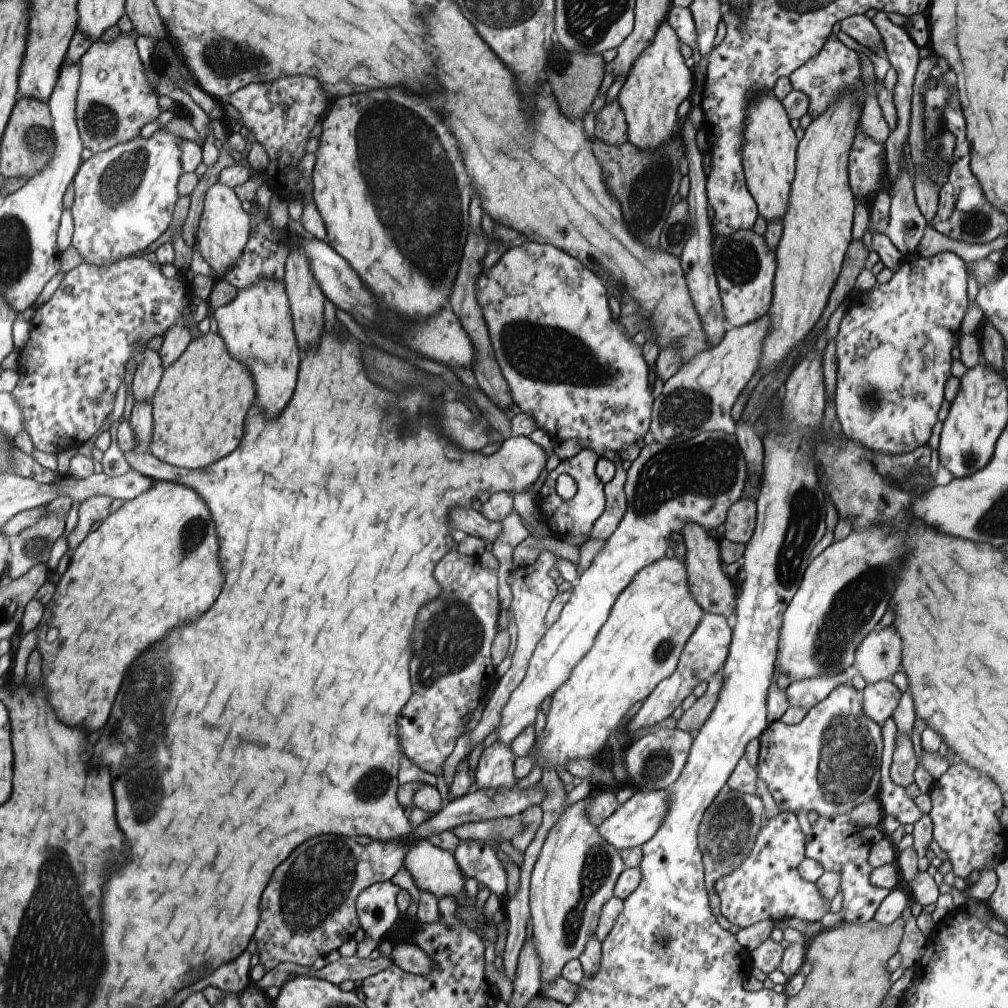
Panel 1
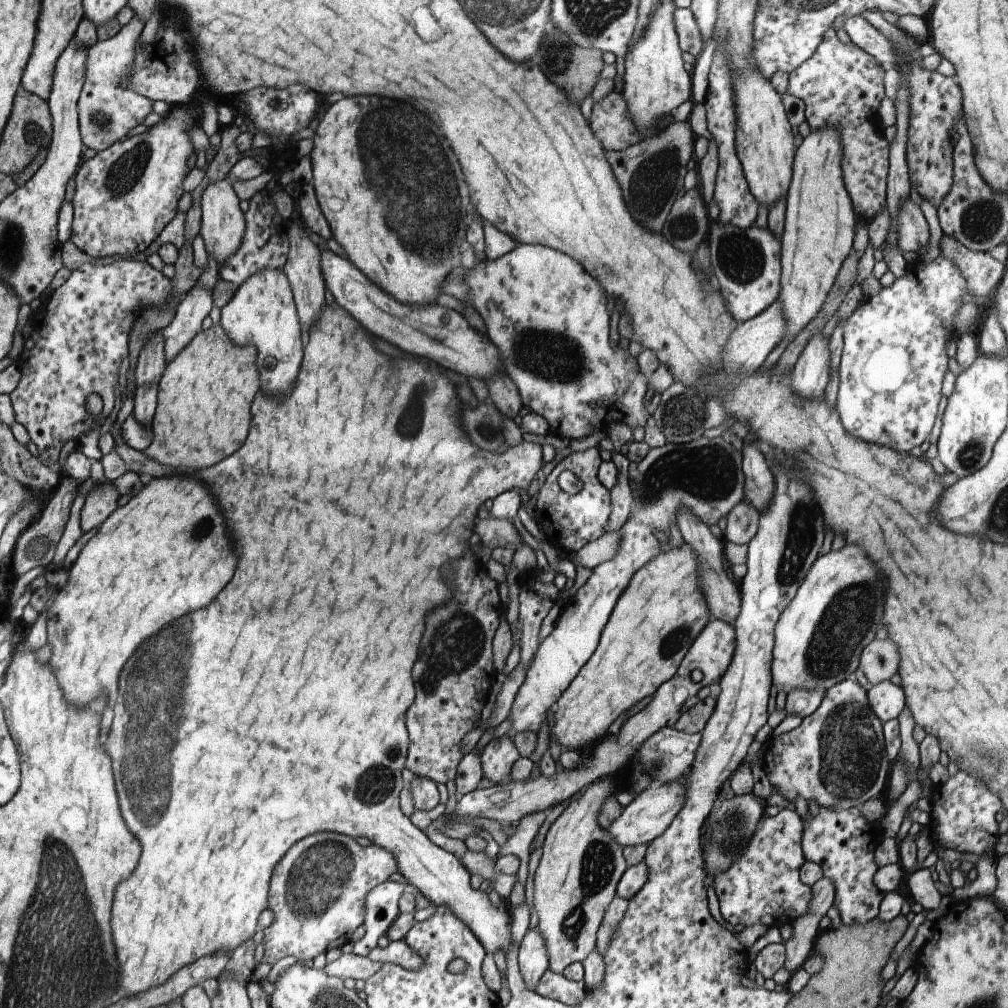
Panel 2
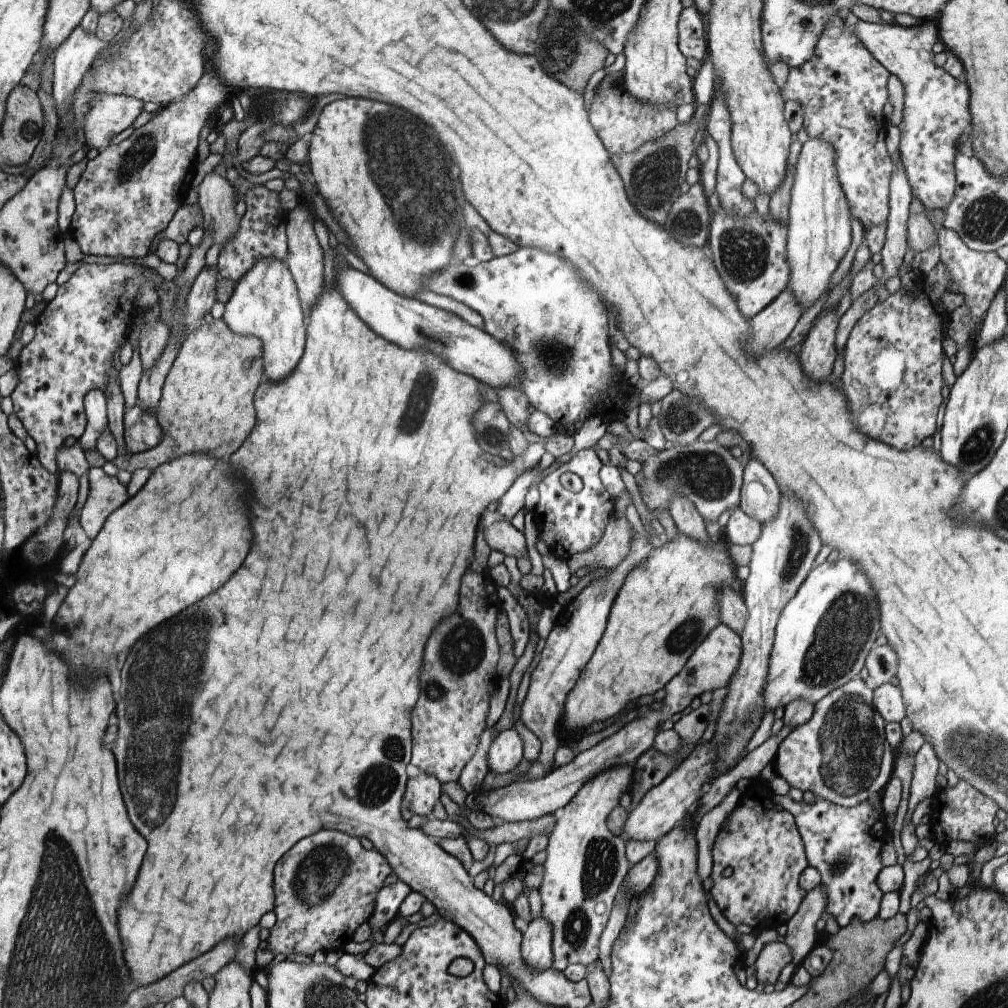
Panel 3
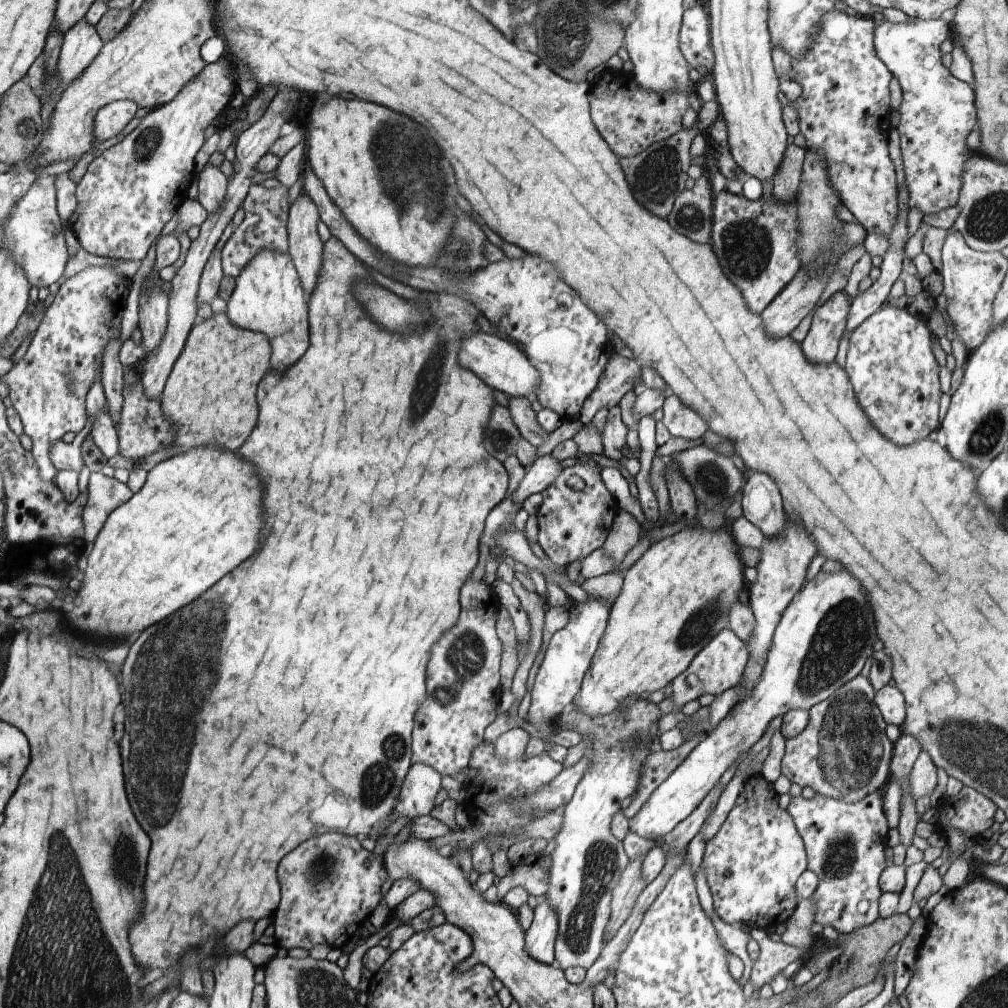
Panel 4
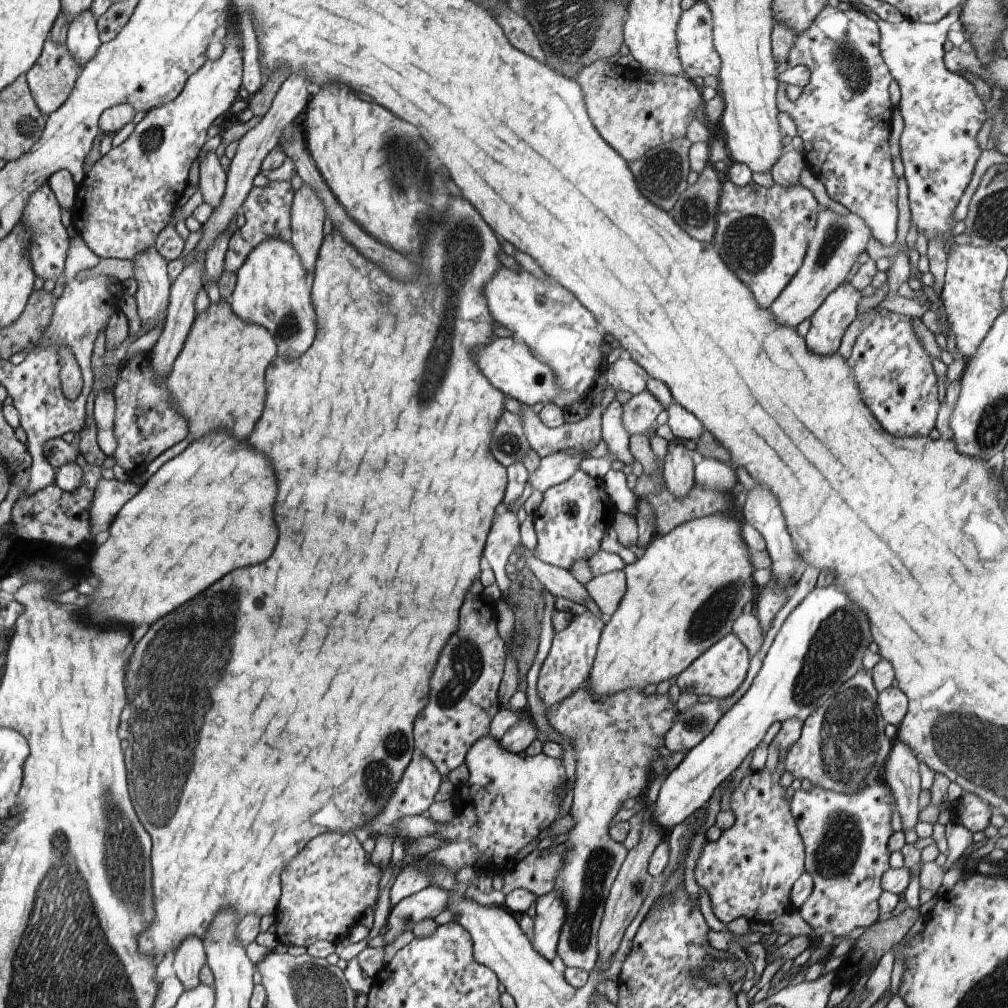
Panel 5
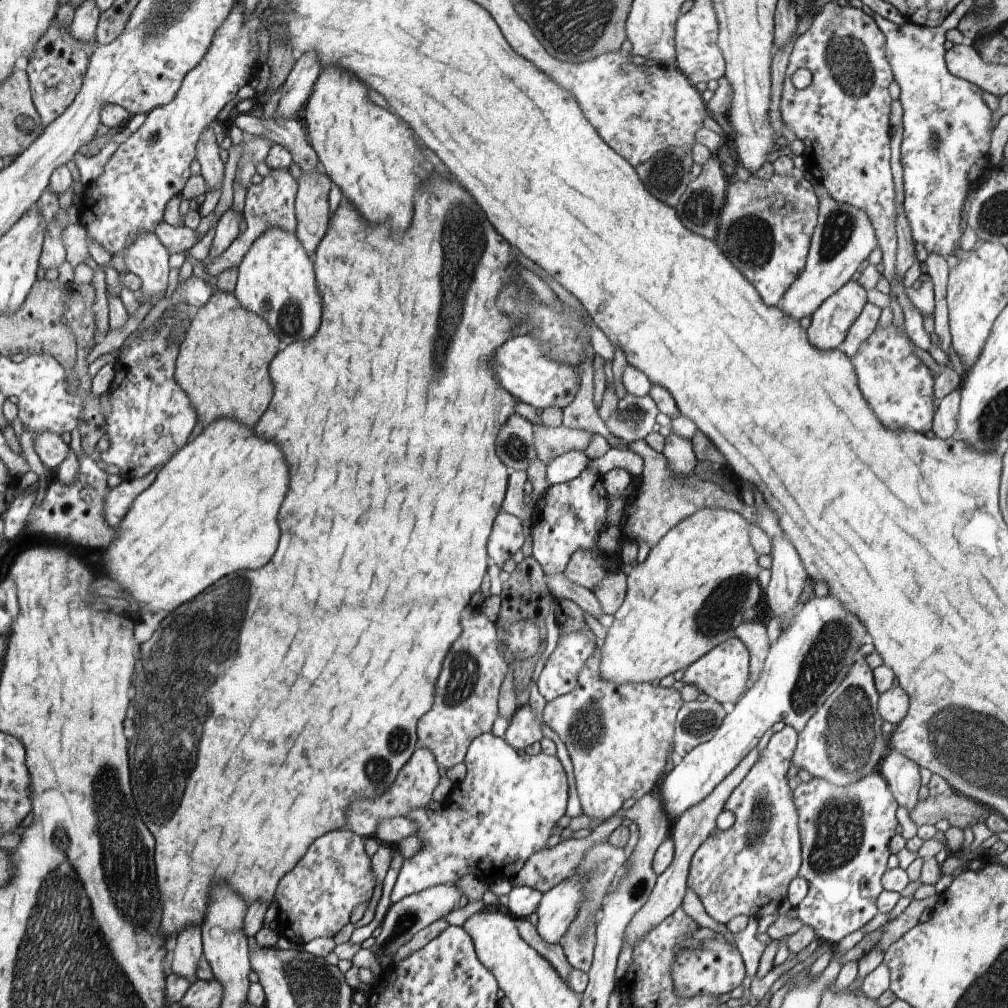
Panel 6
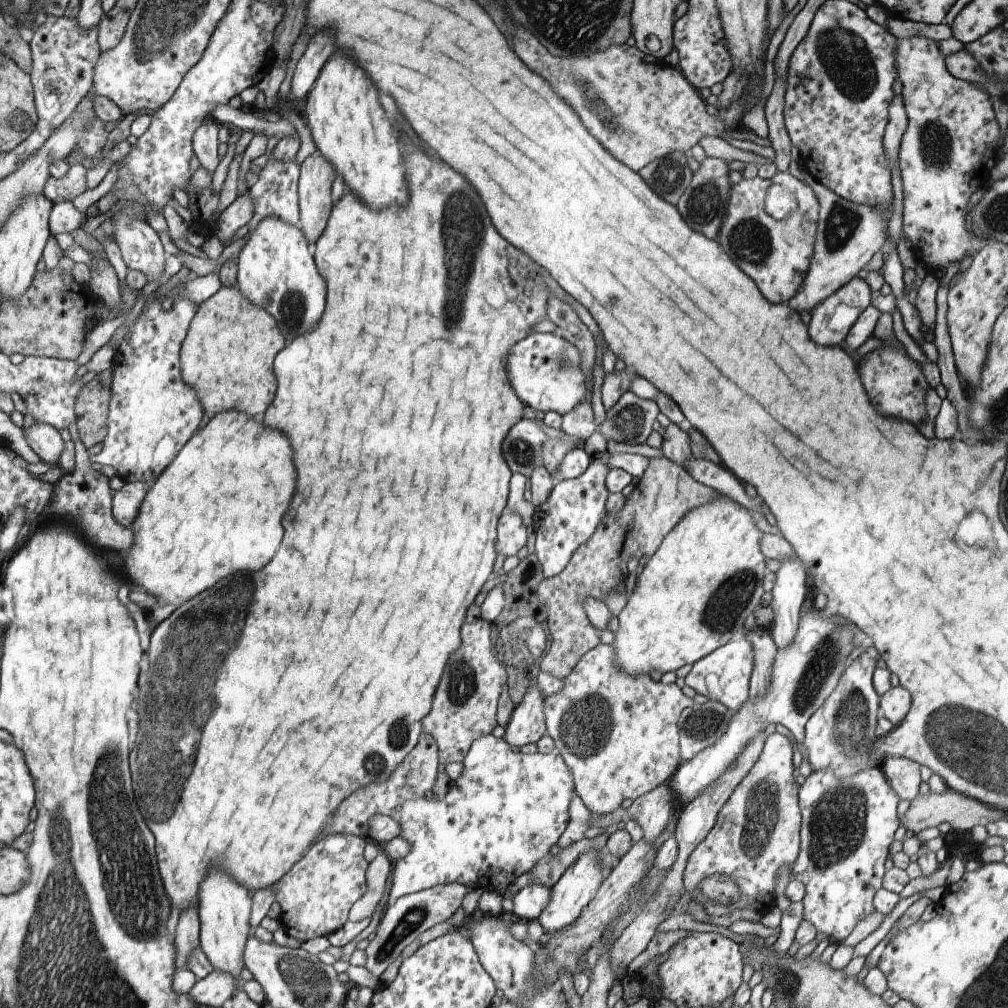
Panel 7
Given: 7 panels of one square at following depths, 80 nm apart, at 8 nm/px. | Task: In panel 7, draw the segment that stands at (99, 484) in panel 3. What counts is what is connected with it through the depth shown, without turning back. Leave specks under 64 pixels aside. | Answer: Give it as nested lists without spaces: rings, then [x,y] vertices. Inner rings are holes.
[[[137,482],[126,483],[119,491],[116,491],[112,497],[112,510],[115,519],[123,527],[130,528],[136,522],[149,489],[147,484]]]

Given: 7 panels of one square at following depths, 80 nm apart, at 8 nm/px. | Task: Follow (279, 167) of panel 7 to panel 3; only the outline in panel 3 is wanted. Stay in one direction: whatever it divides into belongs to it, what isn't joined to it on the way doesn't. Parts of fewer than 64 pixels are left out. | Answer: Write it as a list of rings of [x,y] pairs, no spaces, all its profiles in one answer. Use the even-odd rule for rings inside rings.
[[[254,185],[245,193],[242,199],[246,211],[240,219],[239,229],[225,242],[219,254],[217,269],[220,278],[238,282],[256,262],[265,260],[266,257],[286,260],[289,254],[288,212],[282,207],[278,196],[279,193],[269,190],[265,185]]]

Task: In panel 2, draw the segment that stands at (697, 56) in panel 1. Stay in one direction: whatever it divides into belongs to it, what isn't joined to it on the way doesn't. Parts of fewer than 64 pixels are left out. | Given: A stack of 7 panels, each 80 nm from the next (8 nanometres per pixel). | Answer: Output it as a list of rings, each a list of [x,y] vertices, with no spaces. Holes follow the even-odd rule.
[[[678,7],[674,11],[674,24],[680,50],[698,58],[703,51],[704,40],[692,9]]]

